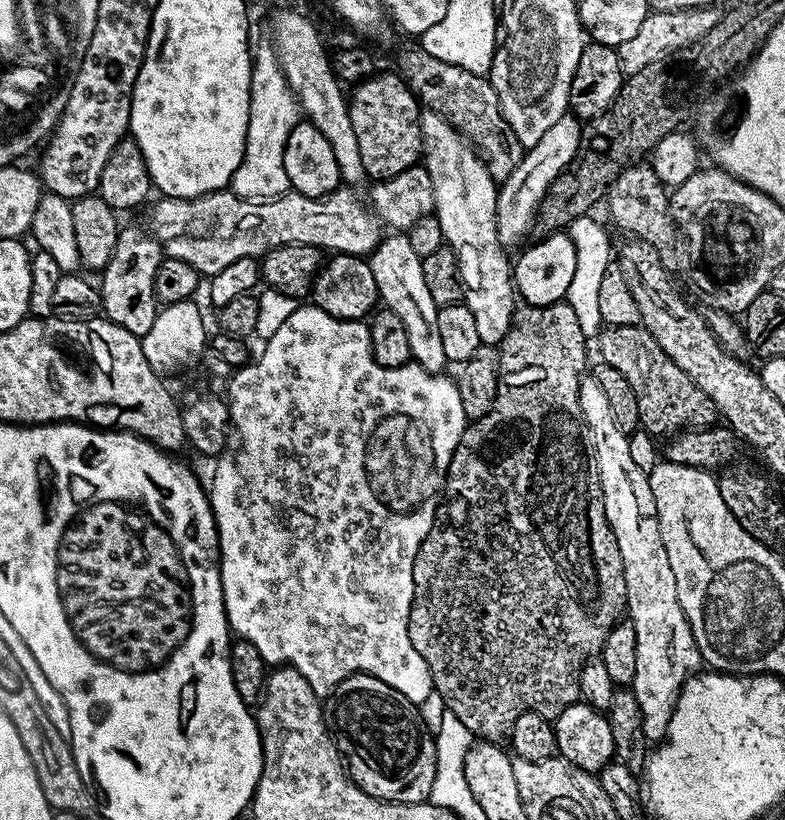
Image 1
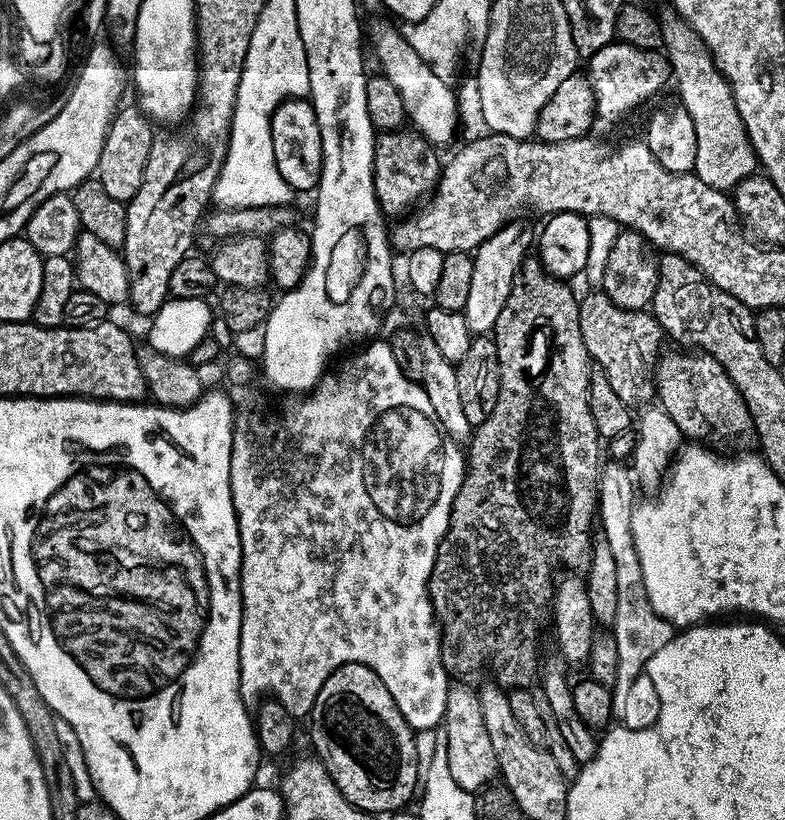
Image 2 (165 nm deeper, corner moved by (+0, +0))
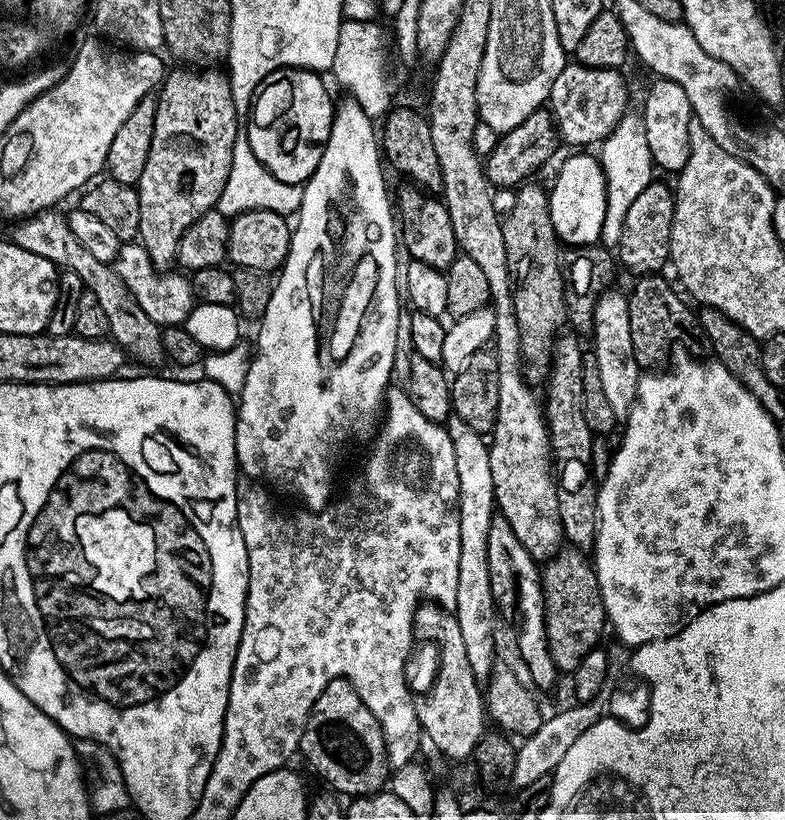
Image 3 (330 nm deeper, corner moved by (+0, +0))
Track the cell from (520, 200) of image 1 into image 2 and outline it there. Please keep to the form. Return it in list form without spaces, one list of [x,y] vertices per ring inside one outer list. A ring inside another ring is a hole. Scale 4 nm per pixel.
[[[509,222],[486,242],[478,245],[472,256],[474,278],[470,281],[470,295],[466,297],[463,314],[466,326],[470,326],[473,334],[488,334],[495,329],[498,314],[502,314],[502,306],[506,306],[506,298],[510,298],[512,279],[520,268],[520,263],[529,255],[528,247],[533,247],[534,232],[523,228],[523,223]]]

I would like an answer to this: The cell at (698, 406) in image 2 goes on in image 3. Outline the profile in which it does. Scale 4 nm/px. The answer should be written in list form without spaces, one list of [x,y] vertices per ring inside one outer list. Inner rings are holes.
[[[660,274],[639,277],[632,292],[627,293],[630,342],[634,342],[634,358],[644,370],[656,370],[663,365],[660,363],[668,356],[668,340],[680,340],[683,336],[699,337],[702,332],[697,313],[688,309],[689,301],[662,277]]]

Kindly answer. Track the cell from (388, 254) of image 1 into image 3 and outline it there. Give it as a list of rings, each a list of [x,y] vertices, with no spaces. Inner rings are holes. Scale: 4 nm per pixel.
[[[455,414],[448,417],[446,427],[450,442],[454,444],[454,466],[458,466],[458,494],[460,495],[460,553],[458,554],[458,598],[454,615],[458,630],[462,630],[462,639],[466,645],[466,654],[470,658],[470,670],[474,670],[477,680],[484,682],[491,677],[496,660],[496,620],[498,609],[496,599],[490,590],[490,558],[486,558],[486,538],[490,538],[490,522],[497,511],[494,494],[494,477],[490,474],[489,441],[481,433],[470,430],[466,422]]]

